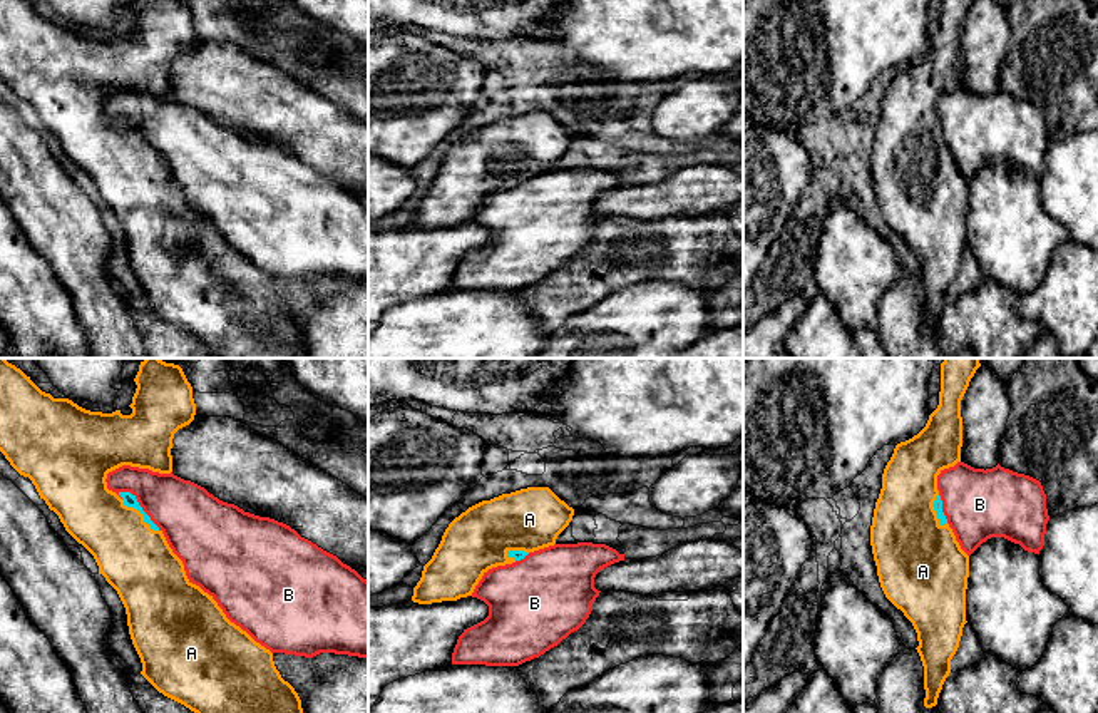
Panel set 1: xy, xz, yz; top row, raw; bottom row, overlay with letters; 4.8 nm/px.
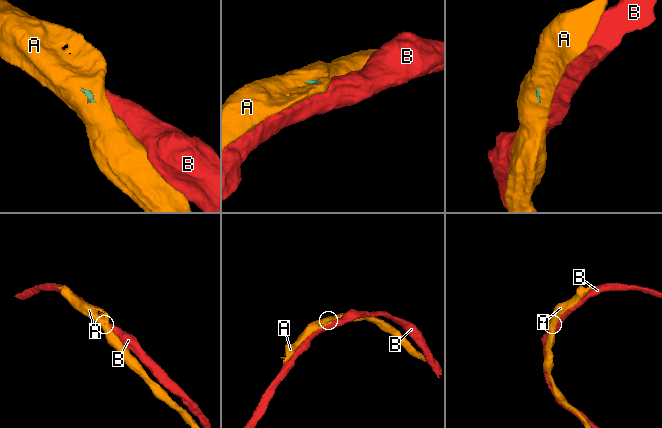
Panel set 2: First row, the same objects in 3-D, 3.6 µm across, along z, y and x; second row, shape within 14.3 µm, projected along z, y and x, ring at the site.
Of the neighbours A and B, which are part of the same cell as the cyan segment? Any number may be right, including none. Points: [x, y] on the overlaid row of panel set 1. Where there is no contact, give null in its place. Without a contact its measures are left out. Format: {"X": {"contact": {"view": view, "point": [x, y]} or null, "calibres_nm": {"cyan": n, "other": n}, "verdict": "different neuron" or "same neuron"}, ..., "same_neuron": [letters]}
{"A": {"contact": {"view": "xy", "point": [141, 512]}, "calibres_nm": {"cyan": 60, "other": 340}, "verdict": "same neuron"}, "B": {"contact": {"view": "xy", "point": [139, 506]}, "calibres_nm": {"cyan": 60, "other": 300}, "verdict": "different neuron"}, "same_neuron": ["A"]}

